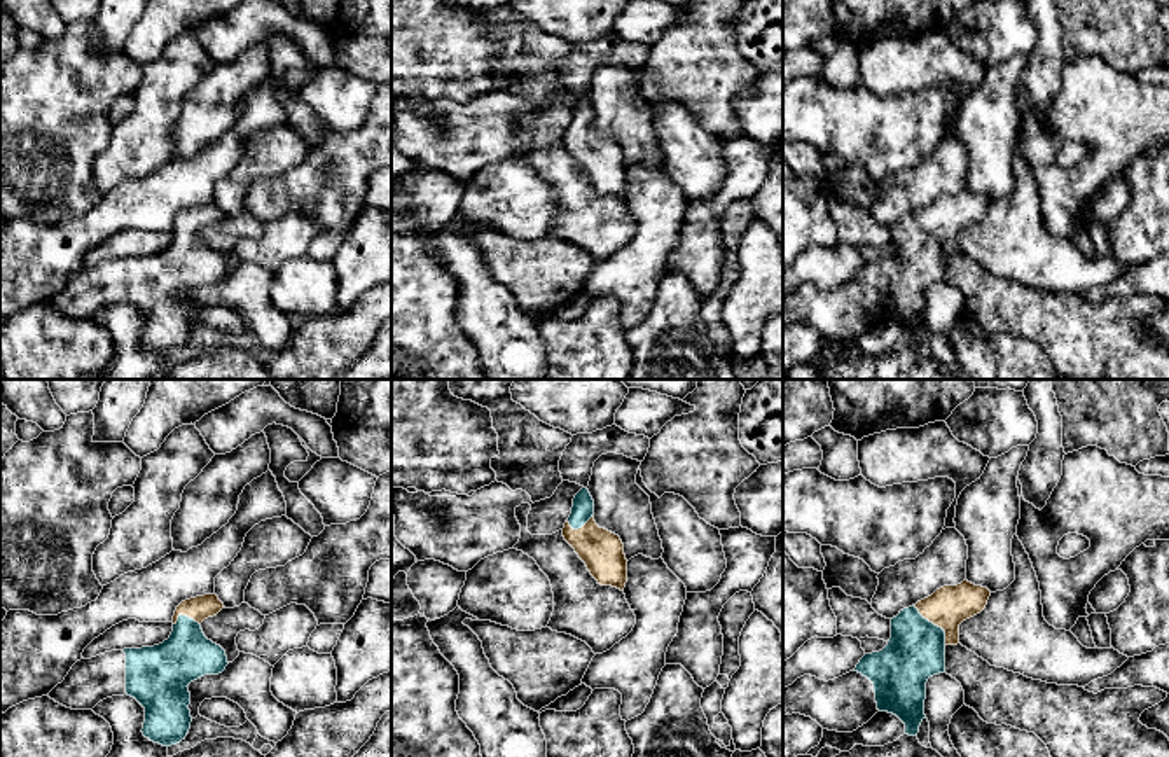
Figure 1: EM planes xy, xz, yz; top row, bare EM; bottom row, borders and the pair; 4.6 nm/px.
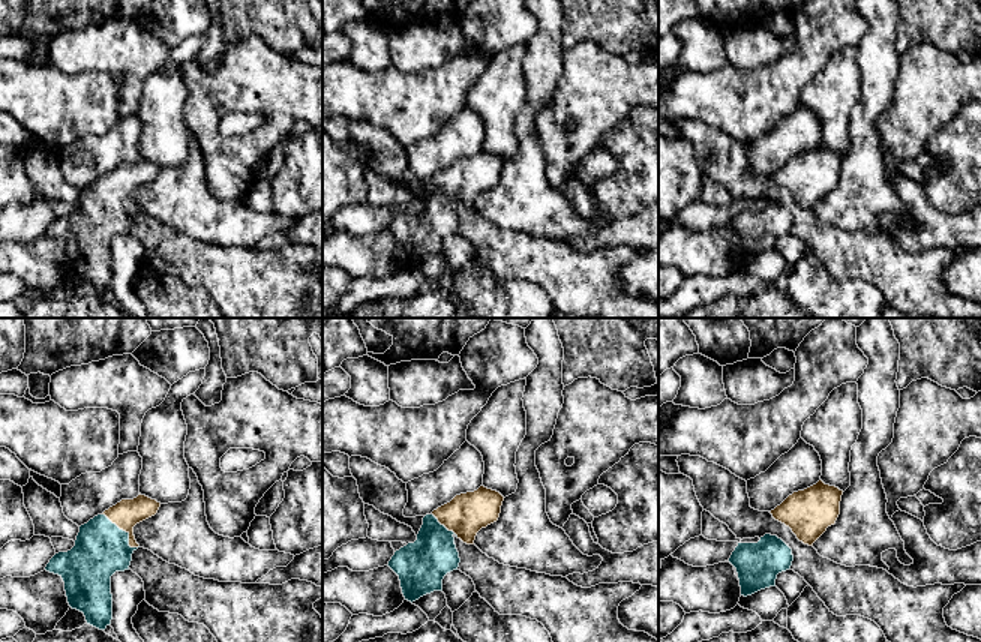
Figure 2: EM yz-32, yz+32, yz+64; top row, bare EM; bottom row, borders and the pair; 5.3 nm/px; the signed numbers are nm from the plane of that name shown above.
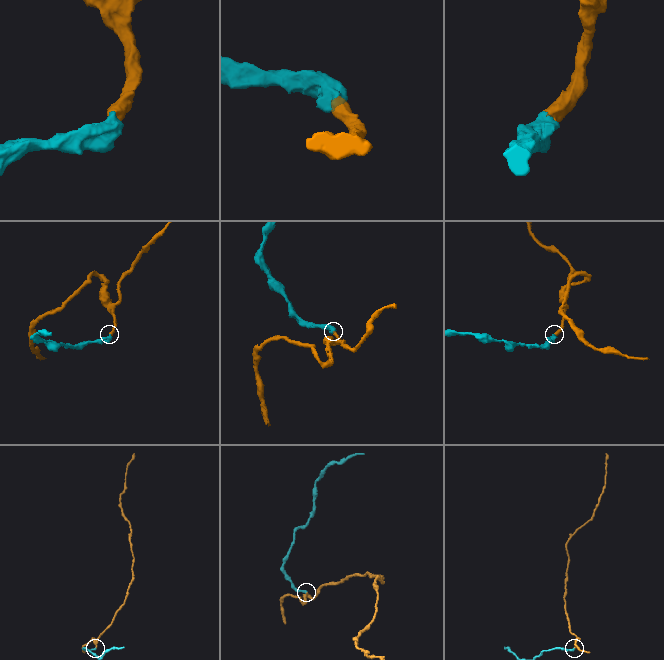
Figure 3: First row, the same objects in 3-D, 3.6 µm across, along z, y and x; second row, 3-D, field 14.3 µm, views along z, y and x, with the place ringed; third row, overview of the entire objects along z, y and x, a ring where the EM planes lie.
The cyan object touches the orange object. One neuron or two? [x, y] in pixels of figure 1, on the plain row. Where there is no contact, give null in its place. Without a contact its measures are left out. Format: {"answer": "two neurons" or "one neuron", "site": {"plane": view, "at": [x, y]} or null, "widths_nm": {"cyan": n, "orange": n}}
{"answer": "one neuron", "site": {"plane": "yz", "at": [933, 233]}, "widths_nm": {"cyan": 280, "orange": 190}}

